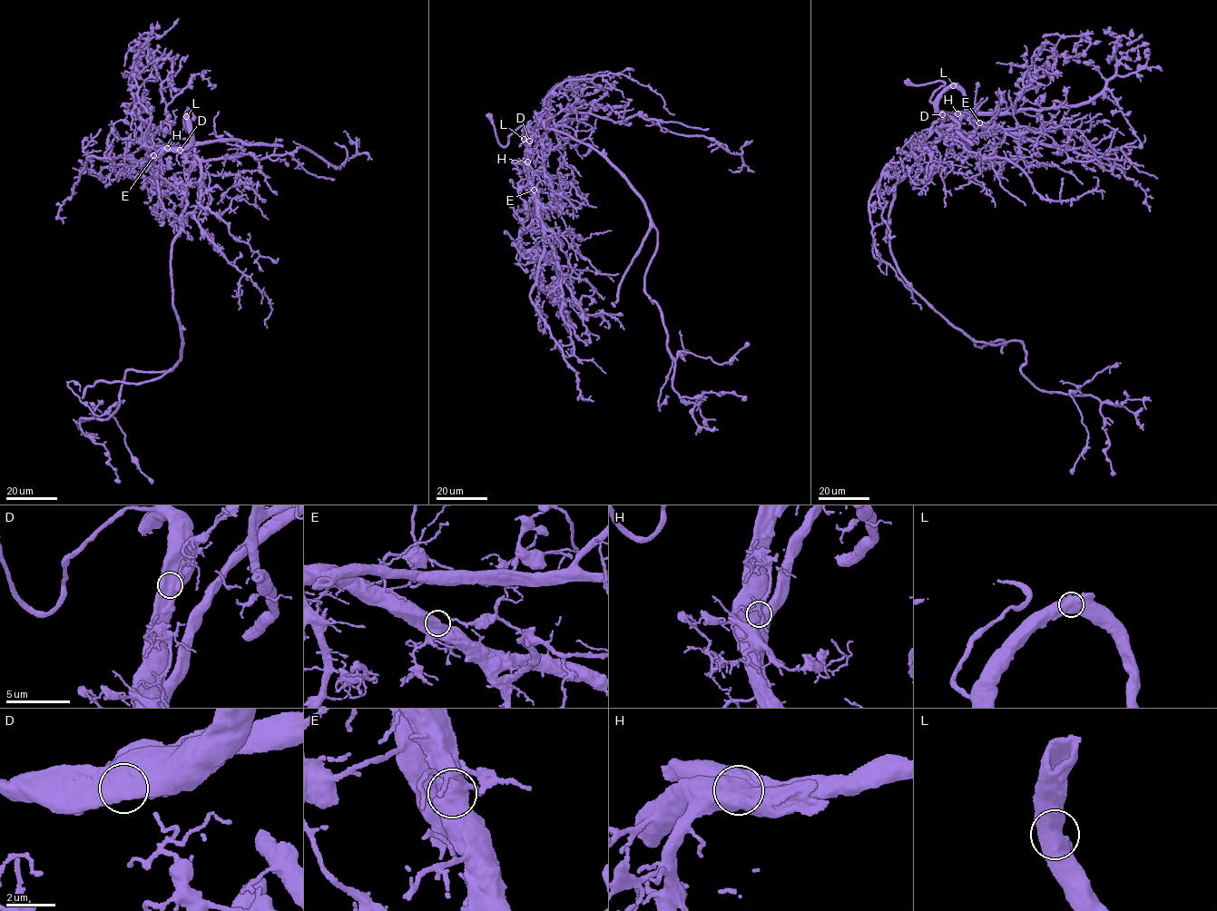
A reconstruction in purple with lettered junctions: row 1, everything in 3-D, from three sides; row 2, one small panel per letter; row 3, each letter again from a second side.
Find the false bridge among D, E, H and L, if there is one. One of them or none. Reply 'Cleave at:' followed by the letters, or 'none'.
Cleave at: H

